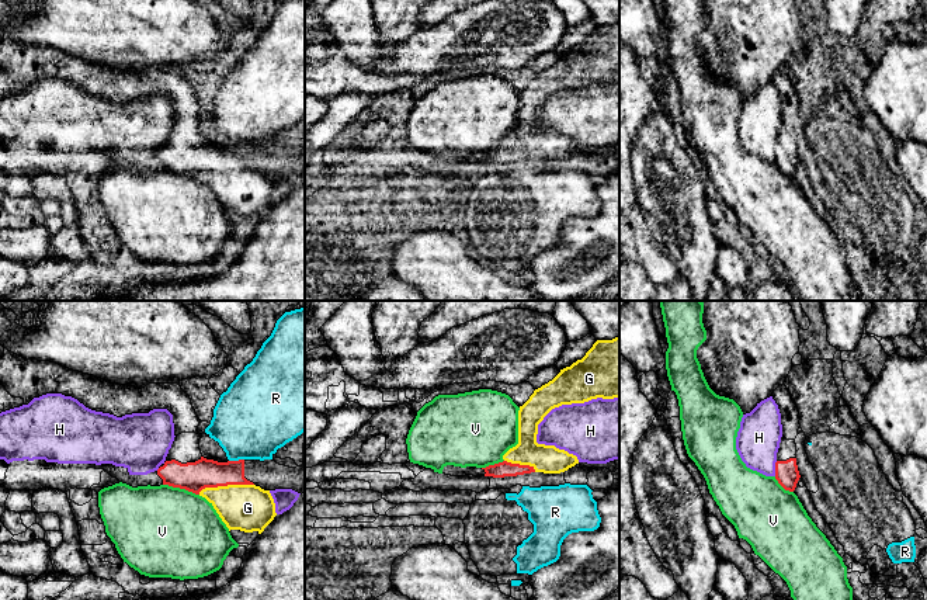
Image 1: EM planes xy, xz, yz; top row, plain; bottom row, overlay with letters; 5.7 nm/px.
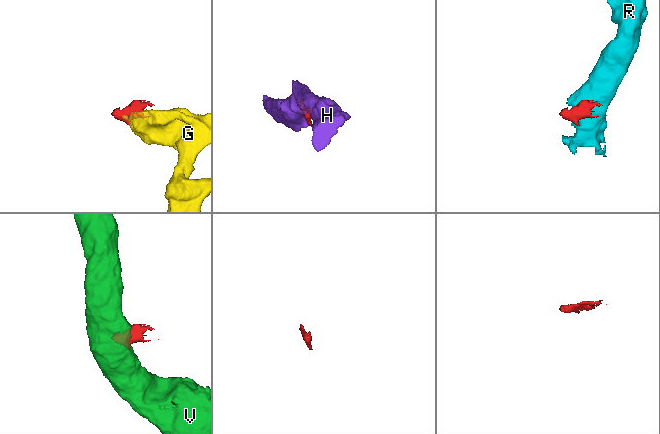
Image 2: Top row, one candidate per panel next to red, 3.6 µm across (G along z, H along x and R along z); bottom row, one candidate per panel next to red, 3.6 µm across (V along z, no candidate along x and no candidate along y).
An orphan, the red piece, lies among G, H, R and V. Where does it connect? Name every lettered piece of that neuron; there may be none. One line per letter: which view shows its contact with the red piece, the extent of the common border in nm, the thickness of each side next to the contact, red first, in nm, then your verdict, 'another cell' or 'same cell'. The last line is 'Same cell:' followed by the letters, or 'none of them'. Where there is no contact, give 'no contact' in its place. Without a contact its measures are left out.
G: meets red in xy; contact 320 nm long; 170 nm thick on the red side, 280 nm on the other; same cell
H: meets red in yz; contact 90 nm long; 140 nm thick on the red side, 240 nm on the other; another cell
R: meets red in xy; contact 90 nm long; 160 nm thick on the red side, 440 nm on the other; another cell
V: meets red in xy; contact 220 nm long; 170 nm thick on the red side, 500 nm on the other; another cell
Same cell: G

